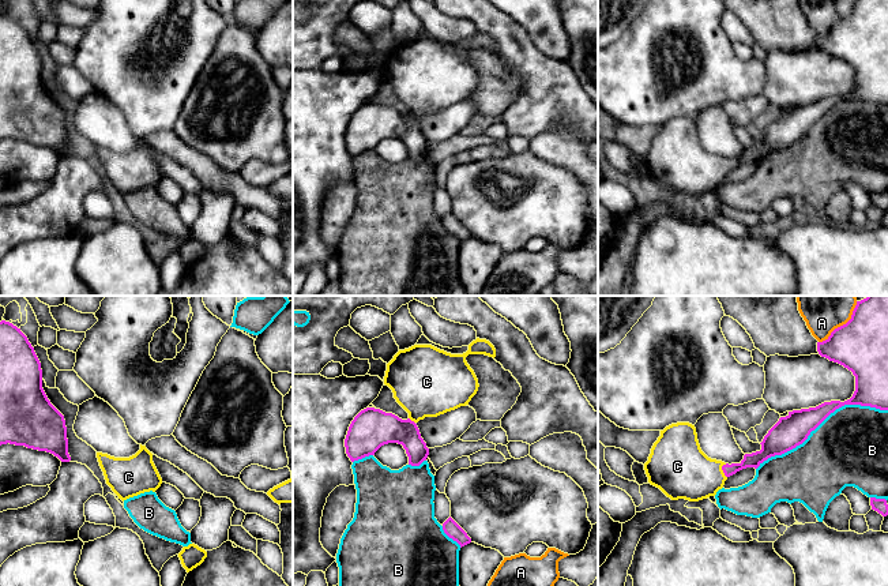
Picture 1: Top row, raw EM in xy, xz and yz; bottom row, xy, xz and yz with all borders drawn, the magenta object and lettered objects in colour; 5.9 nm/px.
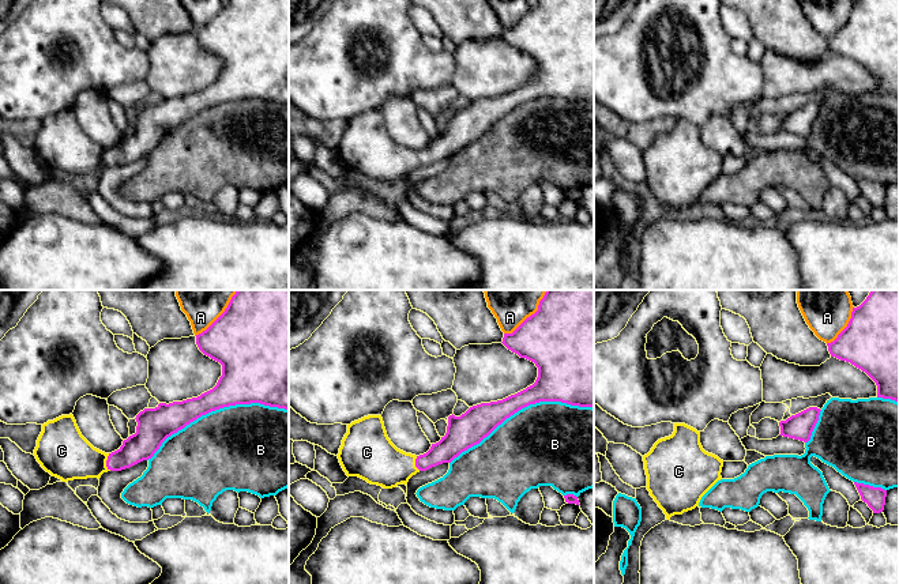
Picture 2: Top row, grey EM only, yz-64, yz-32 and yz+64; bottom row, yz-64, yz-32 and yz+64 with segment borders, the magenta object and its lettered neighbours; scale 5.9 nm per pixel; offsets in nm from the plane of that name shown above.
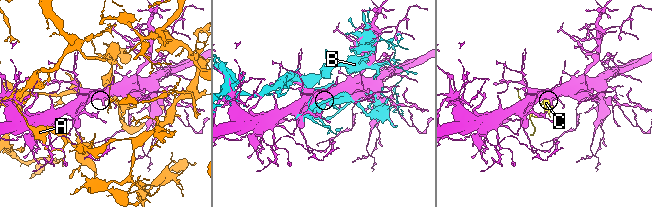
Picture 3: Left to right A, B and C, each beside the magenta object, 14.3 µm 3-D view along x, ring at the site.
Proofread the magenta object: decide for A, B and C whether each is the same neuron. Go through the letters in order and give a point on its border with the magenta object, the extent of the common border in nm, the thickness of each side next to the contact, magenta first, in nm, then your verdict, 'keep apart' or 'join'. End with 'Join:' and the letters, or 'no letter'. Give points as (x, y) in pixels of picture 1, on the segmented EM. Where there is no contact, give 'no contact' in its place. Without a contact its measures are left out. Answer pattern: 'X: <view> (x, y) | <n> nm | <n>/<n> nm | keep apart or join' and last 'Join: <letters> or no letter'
A: yz (843, 325) | 340 nm | 320/340 nm | keep apart
B: yz (820, 423) | 850 nm | 190/440 nm | keep apart
C: yz (722, 469) | 90 nm | 90/340 nm | join
Join: C

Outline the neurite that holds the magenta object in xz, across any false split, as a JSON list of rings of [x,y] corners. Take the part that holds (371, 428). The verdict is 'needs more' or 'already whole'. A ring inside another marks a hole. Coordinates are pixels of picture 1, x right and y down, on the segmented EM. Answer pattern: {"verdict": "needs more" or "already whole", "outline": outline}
{"verdict": "needs more", "outline": [[[477,338],[463,354],[451,354],[432,345],[414,345],[399,350],[387,364],[384,384],[392,390],[394,398],[409,413],[409,418],[402,420],[392,413],[375,407],[361,410],[351,421],[345,439],[346,454],[350,461],[375,455],[381,446],[388,443],[402,444],[411,466],[419,466],[426,461],[429,448],[421,437],[417,422],[425,417],[437,417],[469,405],[479,387],[474,371],[466,361],[469,354],[485,354],[494,358],[496,349],[489,341]]]}

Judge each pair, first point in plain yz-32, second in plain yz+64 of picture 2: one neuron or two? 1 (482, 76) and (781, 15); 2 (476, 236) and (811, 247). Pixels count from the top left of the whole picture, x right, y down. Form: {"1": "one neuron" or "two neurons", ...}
{"1": "two neurons", "2": "one neuron"}

